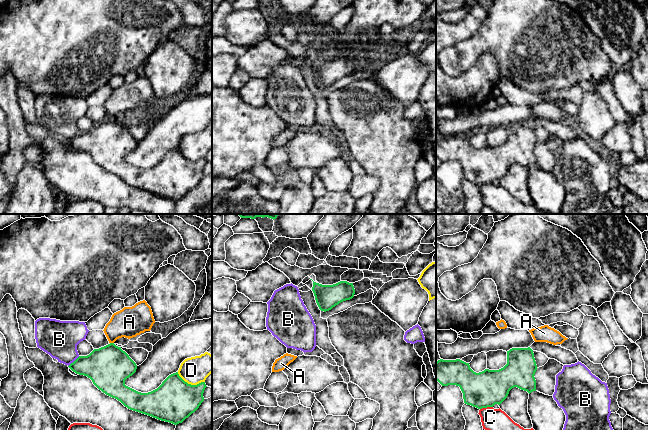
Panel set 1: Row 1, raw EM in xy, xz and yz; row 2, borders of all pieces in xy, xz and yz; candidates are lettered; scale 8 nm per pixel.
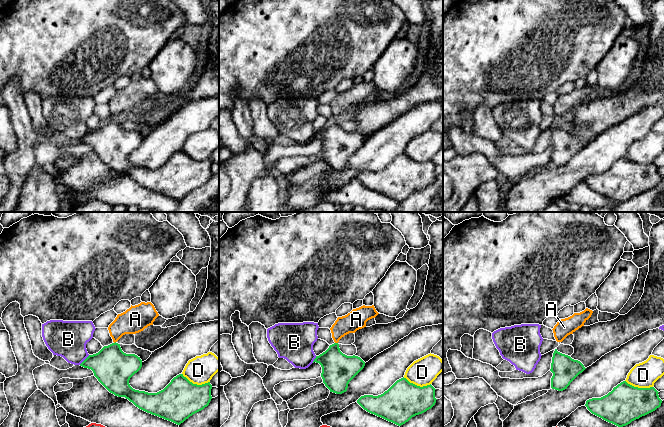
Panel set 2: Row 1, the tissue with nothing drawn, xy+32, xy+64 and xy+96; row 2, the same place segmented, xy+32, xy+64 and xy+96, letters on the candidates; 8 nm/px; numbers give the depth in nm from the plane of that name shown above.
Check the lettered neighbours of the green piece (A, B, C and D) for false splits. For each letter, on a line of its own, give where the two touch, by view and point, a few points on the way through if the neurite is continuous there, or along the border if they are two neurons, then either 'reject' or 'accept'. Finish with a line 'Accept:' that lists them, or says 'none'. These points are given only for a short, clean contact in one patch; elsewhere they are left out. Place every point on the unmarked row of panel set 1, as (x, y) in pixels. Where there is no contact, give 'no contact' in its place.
A: xy (112, 119) | along xy (110, 118), (113, 119) | reject
B: xy (74, 137) | reject
C: yz (486, 183) | reject
D: xy (190, 160) | reject
Accept: none

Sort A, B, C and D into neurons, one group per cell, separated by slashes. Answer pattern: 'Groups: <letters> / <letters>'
Groups: A / B / C / D

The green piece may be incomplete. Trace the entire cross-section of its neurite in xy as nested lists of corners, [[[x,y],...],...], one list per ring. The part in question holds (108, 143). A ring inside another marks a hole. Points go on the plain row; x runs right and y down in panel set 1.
[[[114,119],[94,125],[87,132],[79,132],[68,143],[76,150],[90,154],[99,166],[117,175],[128,185],[174,201],[182,199],[199,184],[204,177],[203,169],[207,163],[205,158],[197,161],[188,160],[176,148],[169,151],[157,165],[148,169],[138,168],[125,161],[125,156],[136,148],[137,141]]]

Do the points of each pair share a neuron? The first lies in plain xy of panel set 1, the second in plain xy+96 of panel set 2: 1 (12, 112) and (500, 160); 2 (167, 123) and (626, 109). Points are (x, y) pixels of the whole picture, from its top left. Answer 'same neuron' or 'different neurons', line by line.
1: different neurons
2: different neurons

